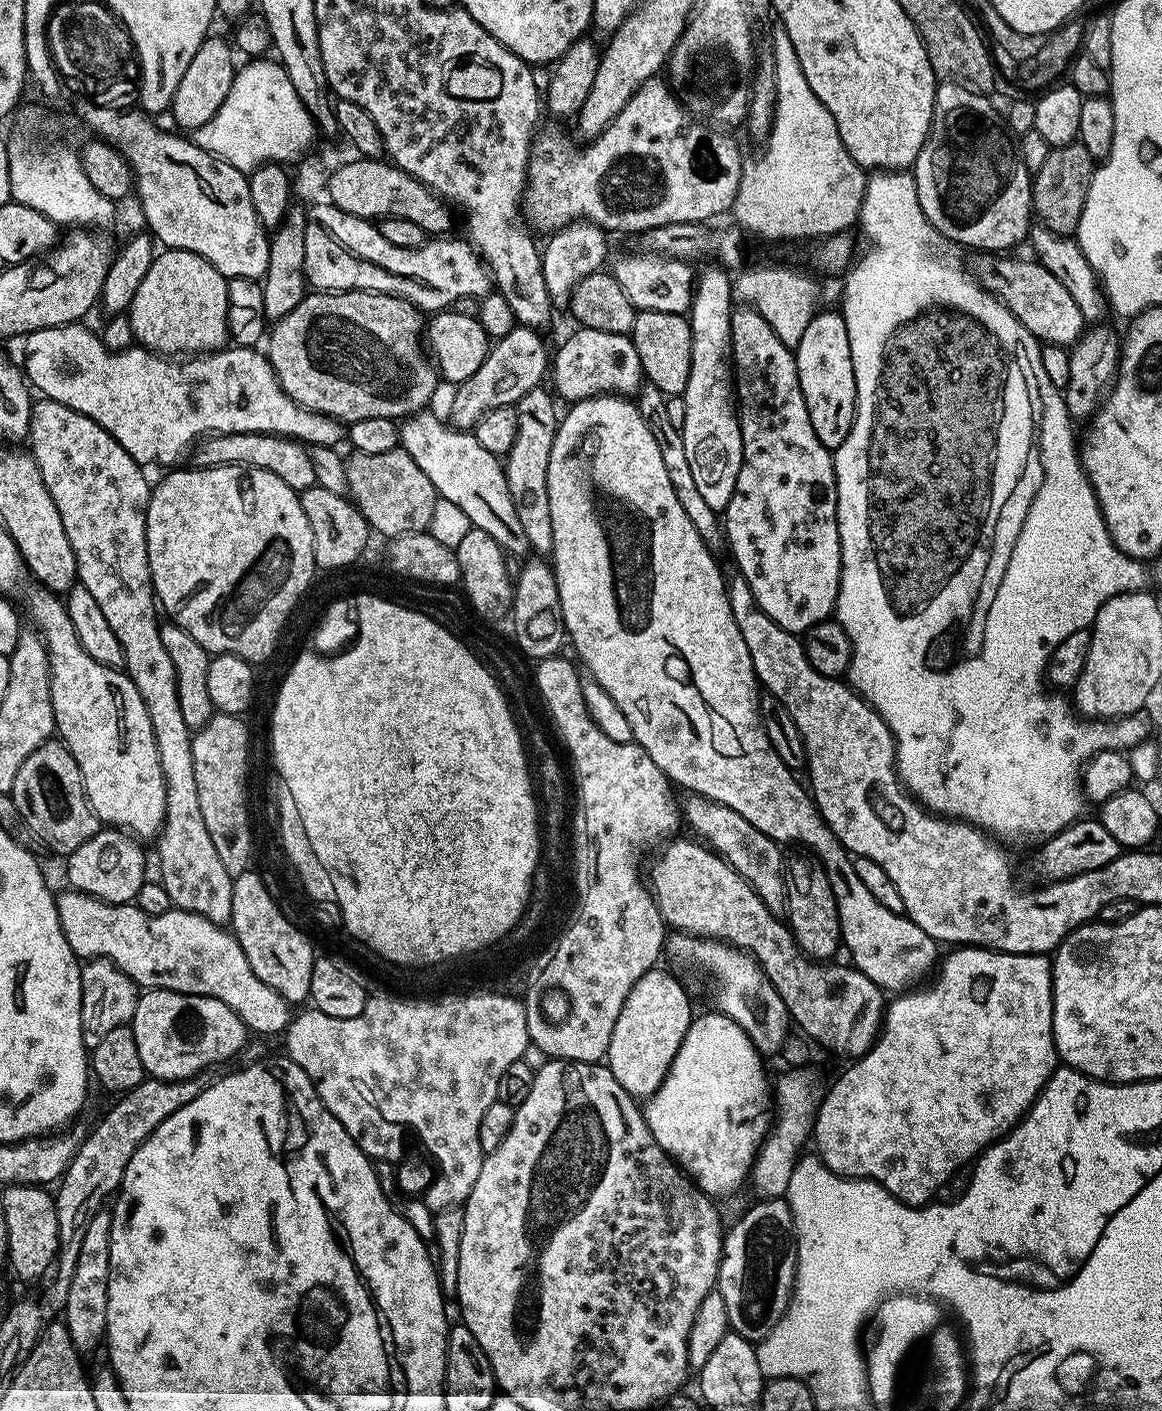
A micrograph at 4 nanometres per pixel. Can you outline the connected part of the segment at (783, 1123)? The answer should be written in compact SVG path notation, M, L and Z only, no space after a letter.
M811 1067L788 1068L780 1077L774 1080L774 1108L775 1123L760 1145L760 1151L756 1153L756 1162L750 1173L750 1188L757 1192L757 1197L766 1200L778 1200L788 1195L790 1186L790 1174L794 1174L796 1163L802 1158L800 1152L804 1143L809 1143L814 1132L816 1122L815 1111L818 1107L818 1096L812 1093L812 1087L816 1084L816 1076L811 1072Z

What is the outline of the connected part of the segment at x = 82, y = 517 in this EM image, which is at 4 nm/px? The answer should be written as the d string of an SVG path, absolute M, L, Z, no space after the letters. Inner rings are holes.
M47 398L37 399L33 403L27 443L32 444L30 455L36 460L42 482L46 482L46 490L50 490L50 498L54 498L54 506L58 506L58 514L62 514L62 526L66 526L66 538L70 538L70 546L74 550L78 582L90 590L94 602L98 602L102 610L102 618L106 618L110 630L114 630L118 642L122 642L123 671L134 682L138 694L142 694L142 702L150 714L150 726L154 726L158 762L162 766L166 782L164 826L160 829L158 843L155 845L156 856L160 859L159 883L164 885L166 894L170 894L173 909L193 912L215 924L227 925L232 918L234 878L226 874L226 866L222 866L222 861L218 859L218 850L214 850L210 830L206 830L206 822L202 818L202 806L198 806L198 782L194 782L192 753L194 732L186 726L182 710L178 707L174 662L170 662L170 654L166 654L166 646L162 646L161 621L156 620L158 601L152 590L152 571L148 565L146 546L150 483L144 477L145 469L134 458L130 458L130 454L126 454L126 450L122 450L118 441L109 432L102 430L102 426L78 410L70 410L70 406L62 406L62 402Z

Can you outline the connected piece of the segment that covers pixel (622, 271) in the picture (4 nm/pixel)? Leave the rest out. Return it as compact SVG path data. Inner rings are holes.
M635 250L617 258L610 264L612 276L622 286L626 298L641 312L662 314L684 314L691 309L697 273L687 260L675 260L669 256L658 256L655 252Z

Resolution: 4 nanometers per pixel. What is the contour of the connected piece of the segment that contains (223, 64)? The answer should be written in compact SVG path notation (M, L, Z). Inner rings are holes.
M215 34L205 36L202 46L198 46L198 54L190 58L190 66L186 66L186 74L182 74L182 82L178 82L178 90L174 90L170 116L184 128L195 130L206 126L206 122L218 114L222 102L226 102L226 94L230 94L238 64L232 61L233 45L225 37L224 40Z

